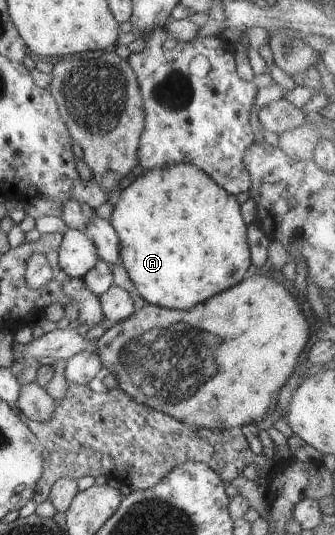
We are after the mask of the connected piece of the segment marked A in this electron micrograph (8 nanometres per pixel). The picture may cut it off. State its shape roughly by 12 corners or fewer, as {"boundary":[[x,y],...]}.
{"boundary":[[150,169],[108,220],[137,295],[188,310],[243,281],[237,196]]}

